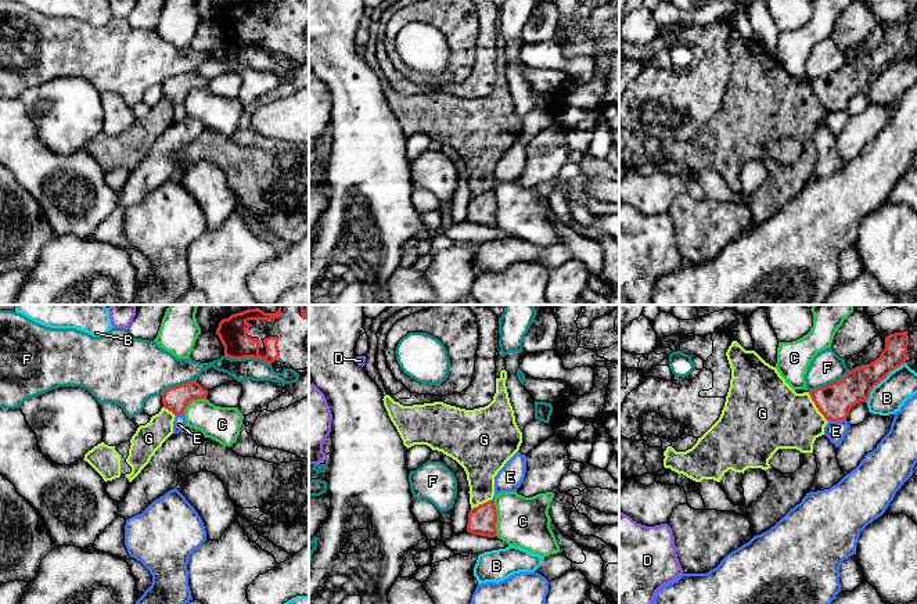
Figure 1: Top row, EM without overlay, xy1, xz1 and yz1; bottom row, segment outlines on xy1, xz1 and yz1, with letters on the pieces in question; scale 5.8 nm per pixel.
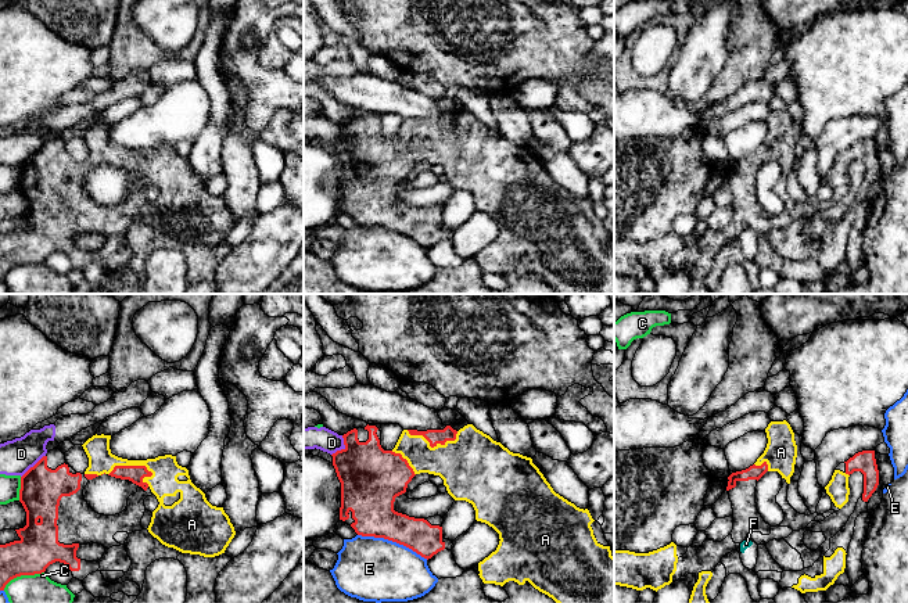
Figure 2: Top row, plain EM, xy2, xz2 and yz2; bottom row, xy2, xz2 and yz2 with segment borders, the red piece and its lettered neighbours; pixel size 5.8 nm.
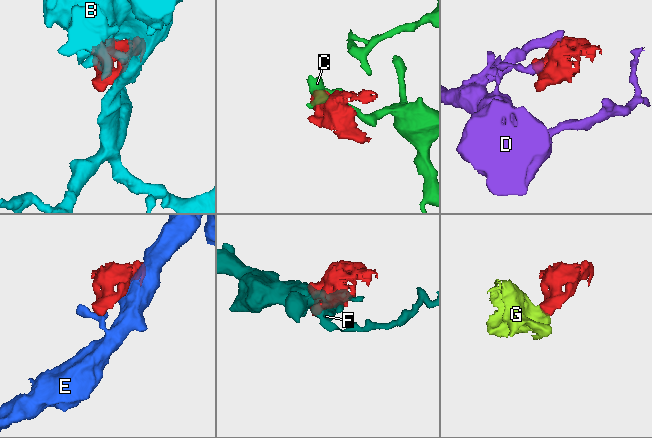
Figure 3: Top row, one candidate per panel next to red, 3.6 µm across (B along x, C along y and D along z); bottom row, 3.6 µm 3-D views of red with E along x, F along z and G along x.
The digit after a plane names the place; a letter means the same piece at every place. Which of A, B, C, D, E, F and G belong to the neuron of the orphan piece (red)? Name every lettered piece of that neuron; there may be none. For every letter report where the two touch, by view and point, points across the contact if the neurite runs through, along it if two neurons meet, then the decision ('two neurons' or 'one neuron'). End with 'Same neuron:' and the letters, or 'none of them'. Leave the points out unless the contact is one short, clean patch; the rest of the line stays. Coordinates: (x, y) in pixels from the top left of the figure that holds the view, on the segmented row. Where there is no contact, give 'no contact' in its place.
A: contact xy2 (129, 466); one neuron
B: contact yz1 (881, 380); two neurons
C: contact xy2 (22, 574); two neurons
D: contact xz2 (343, 449); border xz2 (343, 435), (344, 447), (332, 455); two neurons
E: contact xz2 (393, 541); two neurons
F: contact yz1 (837, 381); two neurons
G: contact yz1 (816, 406); border yz1 (808, 392), (827, 421); two neurons
Same neuron: A

